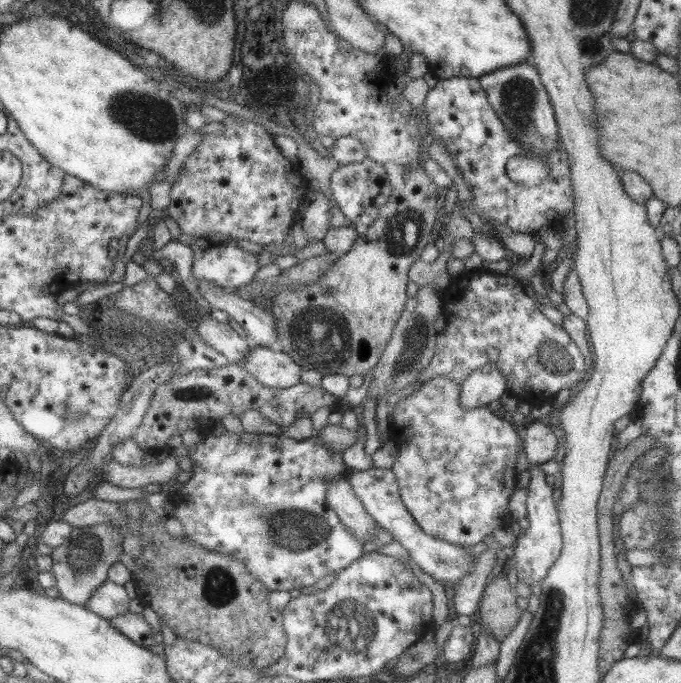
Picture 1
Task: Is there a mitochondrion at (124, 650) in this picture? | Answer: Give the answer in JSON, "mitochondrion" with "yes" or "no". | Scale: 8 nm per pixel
{"mitochondrion":"no"}

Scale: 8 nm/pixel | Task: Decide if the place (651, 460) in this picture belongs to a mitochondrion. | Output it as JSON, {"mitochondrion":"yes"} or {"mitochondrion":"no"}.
{"mitochondrion":"yes"}

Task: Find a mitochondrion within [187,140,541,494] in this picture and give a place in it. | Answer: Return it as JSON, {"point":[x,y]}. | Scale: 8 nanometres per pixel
{"point":[322,338]}

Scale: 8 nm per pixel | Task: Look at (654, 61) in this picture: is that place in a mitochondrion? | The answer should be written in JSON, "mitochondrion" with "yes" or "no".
{"mitochondrion":"no"}

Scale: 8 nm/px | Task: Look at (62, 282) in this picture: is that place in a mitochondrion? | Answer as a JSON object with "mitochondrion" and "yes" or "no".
{"mitochondrion":"no"}

